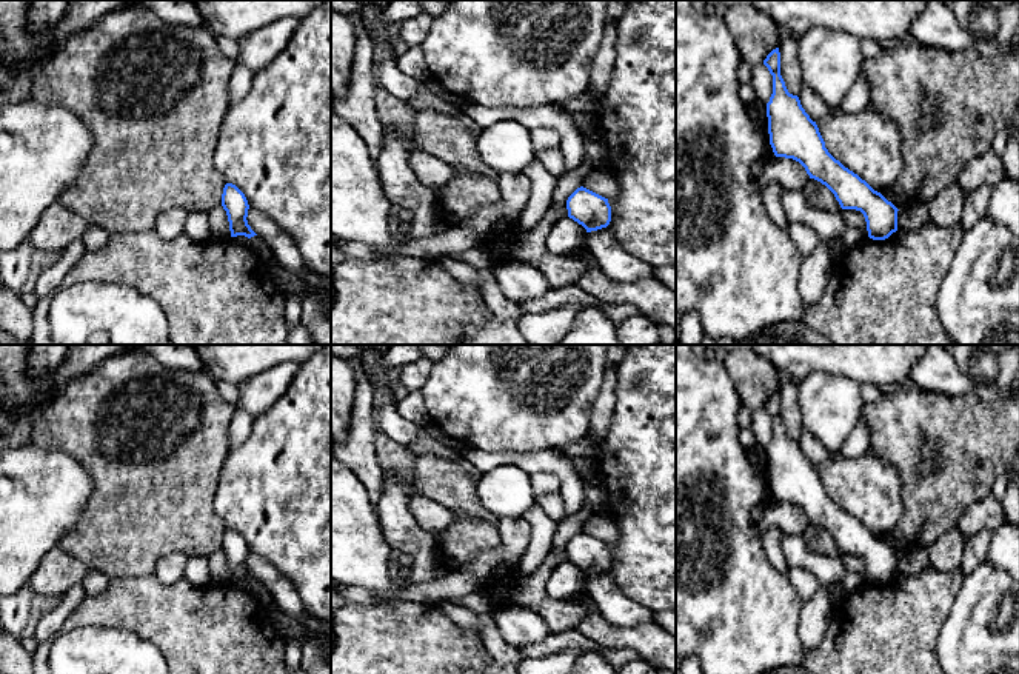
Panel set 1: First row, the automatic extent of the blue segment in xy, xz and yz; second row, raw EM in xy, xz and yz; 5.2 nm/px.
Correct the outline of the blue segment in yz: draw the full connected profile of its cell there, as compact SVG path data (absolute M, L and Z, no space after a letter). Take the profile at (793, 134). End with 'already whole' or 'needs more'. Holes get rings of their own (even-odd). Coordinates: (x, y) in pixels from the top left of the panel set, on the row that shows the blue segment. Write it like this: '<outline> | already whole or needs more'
M779 48L767 55L763 65L773 75L767 117L774 155L799 162L810 179L834 194L842 209L860 211L870 239L888 239L897 231L899 209L828 152L816 122L805 112L799 97L790 94L785 86Z | already whole

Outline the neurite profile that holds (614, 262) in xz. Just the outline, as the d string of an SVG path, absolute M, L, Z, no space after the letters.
M608 228L586 232L585 246L593 252L597 266L613 282L654 279L653 266L623 251Z

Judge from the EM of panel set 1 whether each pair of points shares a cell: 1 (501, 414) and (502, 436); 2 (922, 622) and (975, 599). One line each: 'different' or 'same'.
1: same
2: different

